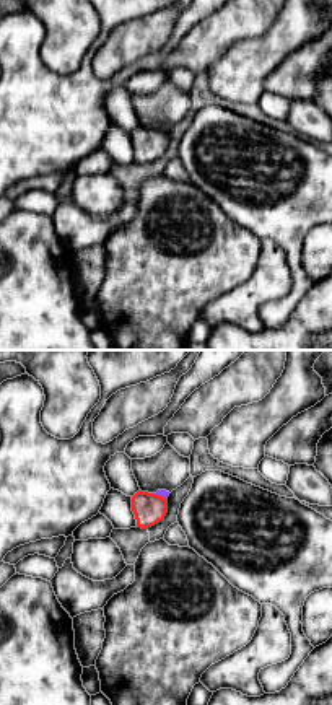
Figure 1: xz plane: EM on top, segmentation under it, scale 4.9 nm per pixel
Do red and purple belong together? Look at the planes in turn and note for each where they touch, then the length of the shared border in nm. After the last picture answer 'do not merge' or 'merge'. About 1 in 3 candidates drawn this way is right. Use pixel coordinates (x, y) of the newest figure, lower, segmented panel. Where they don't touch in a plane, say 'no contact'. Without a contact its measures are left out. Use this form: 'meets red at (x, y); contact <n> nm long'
meets red at (158, 495); contact 80 nm long

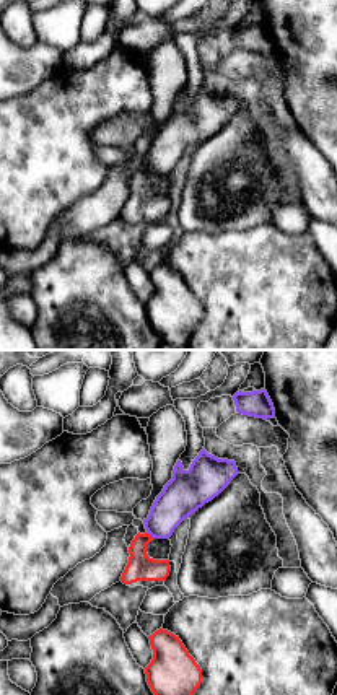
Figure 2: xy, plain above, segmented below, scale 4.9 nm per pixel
meets red at (148, 534); contact 60 nm long

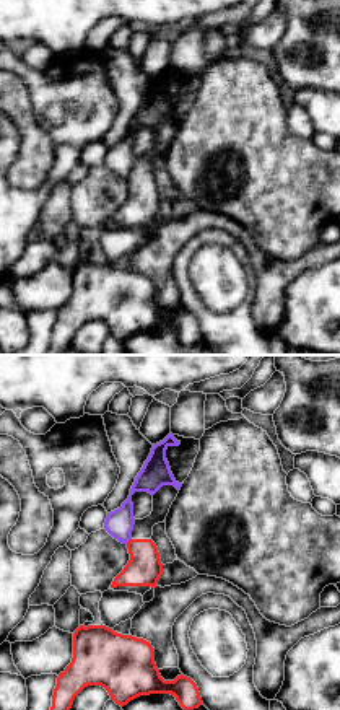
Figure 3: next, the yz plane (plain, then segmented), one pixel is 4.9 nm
meets red at (129, 541); contact 40 nm long

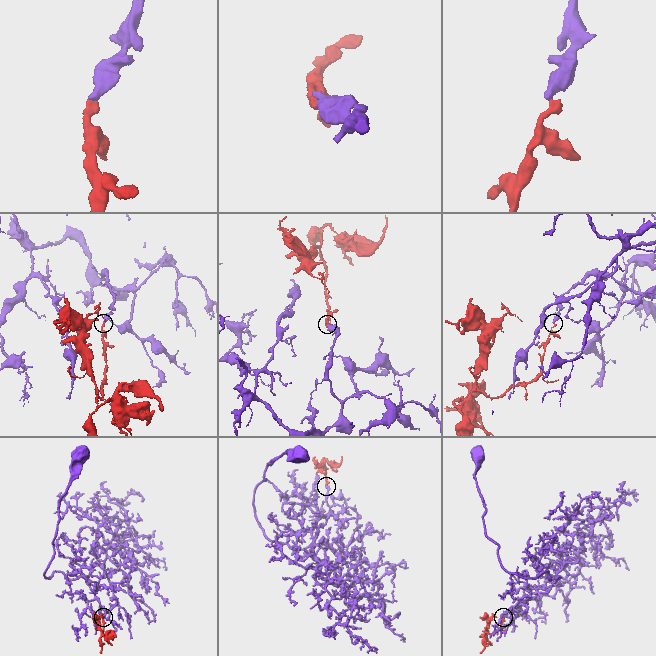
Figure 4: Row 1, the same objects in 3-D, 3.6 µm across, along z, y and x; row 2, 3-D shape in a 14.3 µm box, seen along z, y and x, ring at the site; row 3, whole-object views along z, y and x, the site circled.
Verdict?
do not merge

